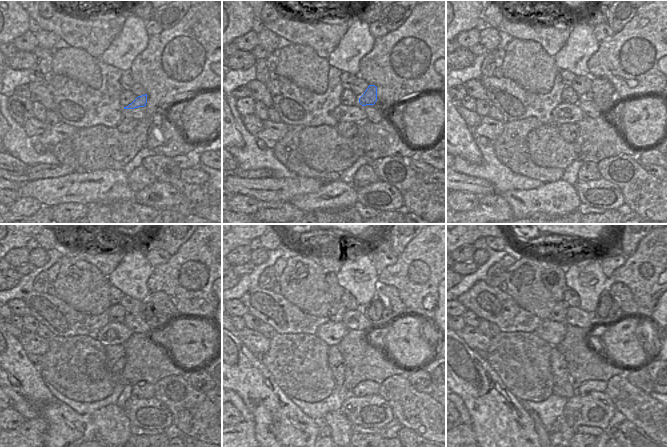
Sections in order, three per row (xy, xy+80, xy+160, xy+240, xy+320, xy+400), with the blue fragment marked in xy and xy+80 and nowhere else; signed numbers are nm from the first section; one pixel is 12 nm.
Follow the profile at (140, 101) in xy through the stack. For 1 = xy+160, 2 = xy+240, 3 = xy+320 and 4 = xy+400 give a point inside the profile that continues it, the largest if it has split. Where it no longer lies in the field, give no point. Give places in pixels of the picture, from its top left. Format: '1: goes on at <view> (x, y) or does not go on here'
1: goes on at xy+160 (601, 86)
2: goes on at xy+240 (162, 302)
3: goes on at xy+320 (391, 292)
4: goes on at xy+400 (622, 295)

